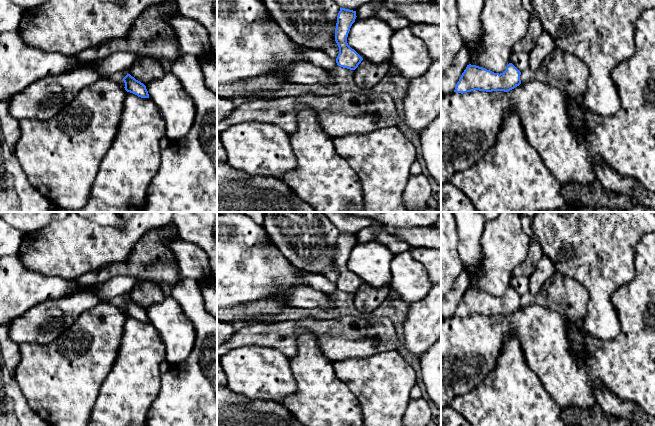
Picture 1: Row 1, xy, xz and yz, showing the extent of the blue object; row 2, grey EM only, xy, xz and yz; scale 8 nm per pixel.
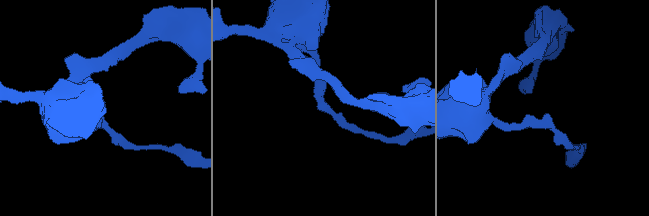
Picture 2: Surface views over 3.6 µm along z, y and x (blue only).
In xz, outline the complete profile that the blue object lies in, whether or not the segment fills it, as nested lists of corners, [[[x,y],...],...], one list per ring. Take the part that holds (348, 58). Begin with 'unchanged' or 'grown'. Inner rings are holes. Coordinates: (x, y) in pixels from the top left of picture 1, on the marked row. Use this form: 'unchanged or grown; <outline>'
unchanged; [[[340,8],[335,29],[335,41],[339,47],[336,63],[338,66],[350,70],[355,70],[363,60],[347,43],[348,33],[356,17],[356,11]]]

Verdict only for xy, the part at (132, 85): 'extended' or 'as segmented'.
as segmented

